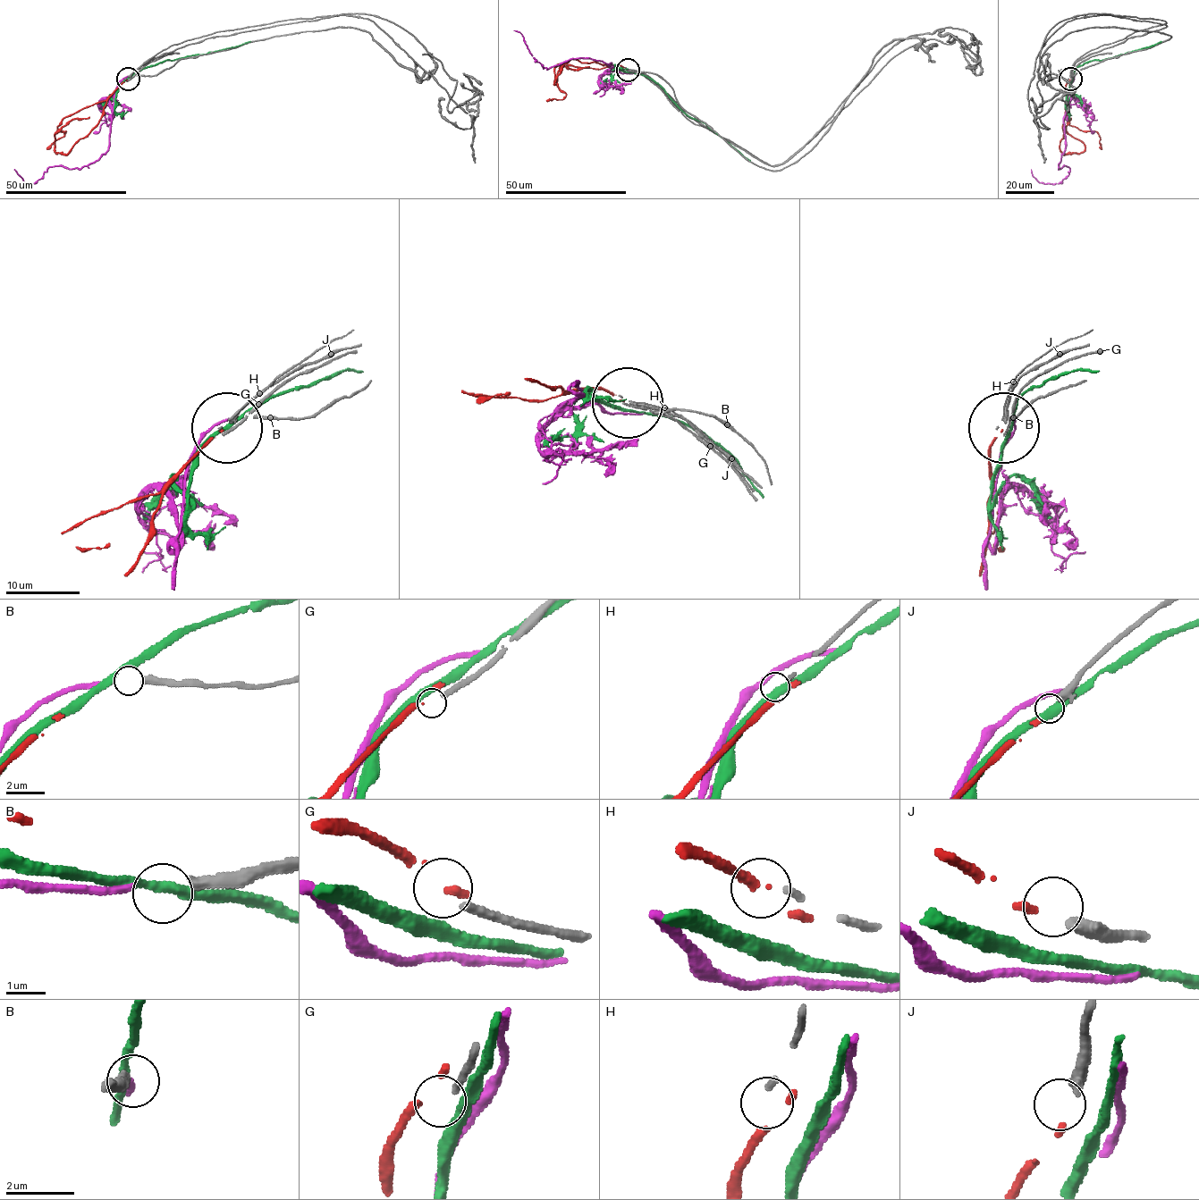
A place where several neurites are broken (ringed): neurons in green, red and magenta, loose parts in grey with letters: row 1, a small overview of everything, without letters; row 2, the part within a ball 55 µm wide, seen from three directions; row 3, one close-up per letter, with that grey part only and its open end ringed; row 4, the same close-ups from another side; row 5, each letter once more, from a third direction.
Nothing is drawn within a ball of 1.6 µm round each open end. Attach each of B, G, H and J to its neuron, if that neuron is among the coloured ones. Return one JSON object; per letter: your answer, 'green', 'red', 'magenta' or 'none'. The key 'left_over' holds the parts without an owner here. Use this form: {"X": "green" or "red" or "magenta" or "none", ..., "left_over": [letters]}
{"B": "magenta", "G": "none", "H": "none", "J": "red", "left_over": ["G", "H"]}

